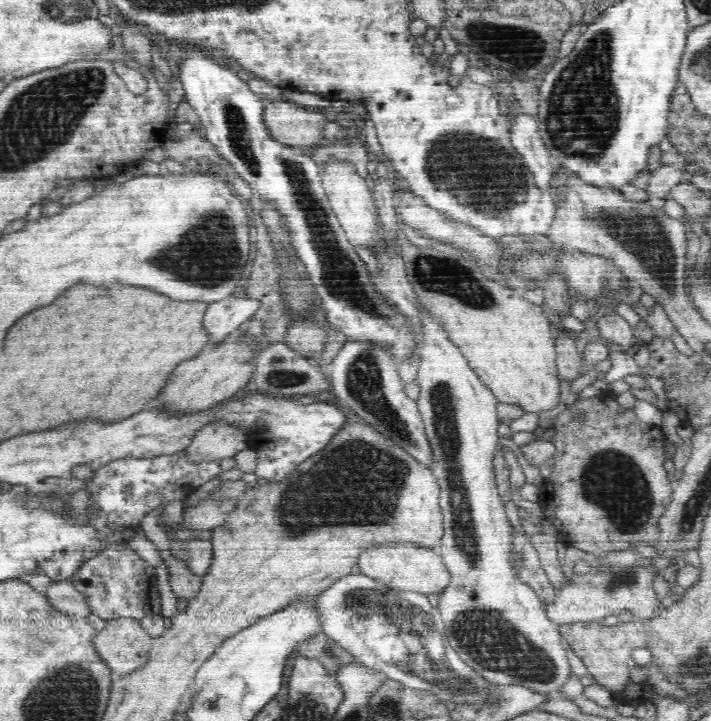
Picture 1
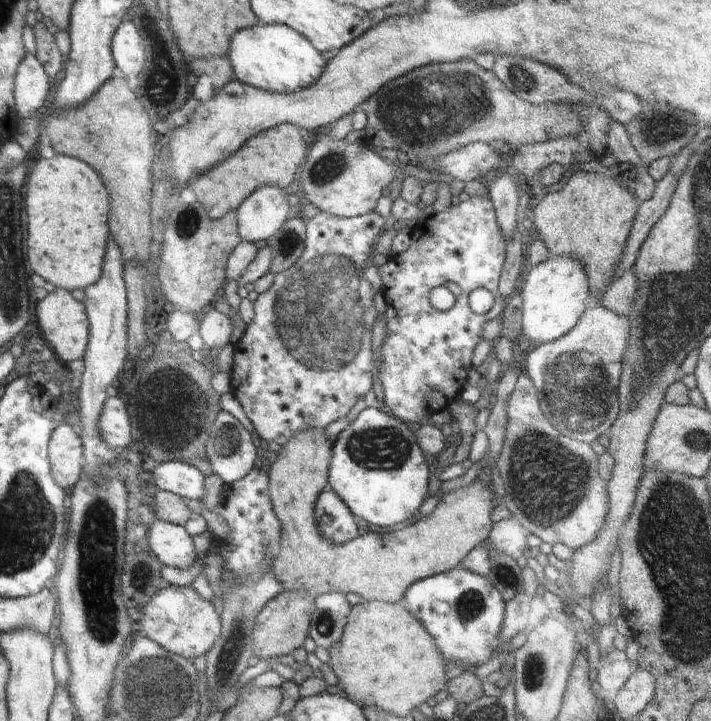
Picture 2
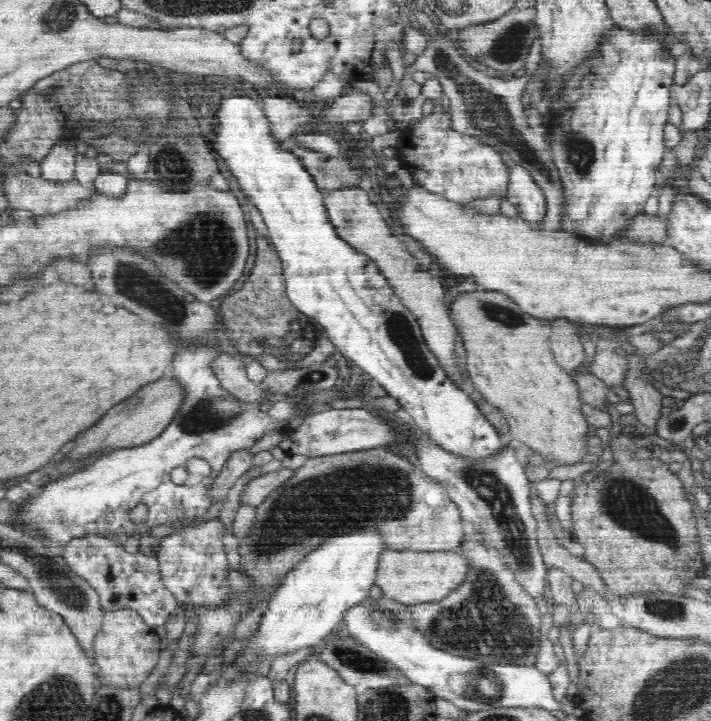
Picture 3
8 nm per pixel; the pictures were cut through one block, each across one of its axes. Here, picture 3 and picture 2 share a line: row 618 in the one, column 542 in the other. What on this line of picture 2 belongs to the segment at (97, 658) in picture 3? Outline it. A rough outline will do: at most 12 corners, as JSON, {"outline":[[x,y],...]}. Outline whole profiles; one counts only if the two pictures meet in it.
{"outline":[[470,59],[421,66],[360,108],[410,164],[479,142],[510,157],[583,132]]}

